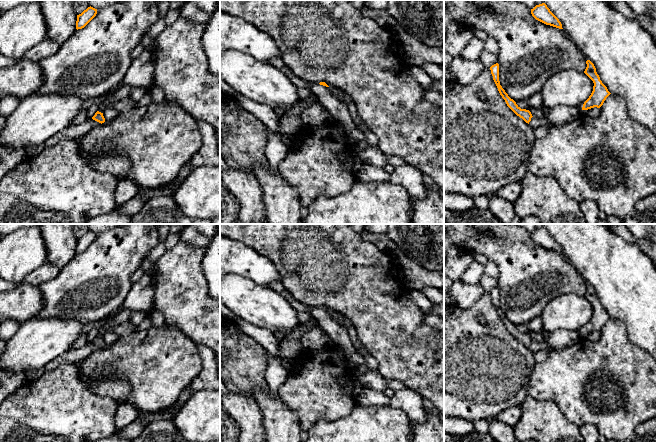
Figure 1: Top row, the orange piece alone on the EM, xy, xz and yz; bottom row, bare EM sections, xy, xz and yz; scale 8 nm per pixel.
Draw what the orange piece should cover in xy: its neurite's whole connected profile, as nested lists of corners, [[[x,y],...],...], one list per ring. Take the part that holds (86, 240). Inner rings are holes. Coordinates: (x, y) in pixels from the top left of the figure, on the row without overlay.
[[[88,231],[81,238],[77,239],[76,253],[84,252],[97,238],[97,233]]]

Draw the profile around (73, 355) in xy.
[[[87,343],[85,346],[78,348],[78,349],[70,349],[67,352],[63,353],[62,355],[55,358],[53,361],[49,362],[44,368],[44,373],[48,371],[53,371],[56,369],[60,364],[66,362],[80,362],[88,357],[93,351],[100,349],[101,347],[93,344]]]

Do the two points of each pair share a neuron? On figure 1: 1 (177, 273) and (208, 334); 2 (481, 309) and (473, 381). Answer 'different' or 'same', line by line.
1: same
2: same

